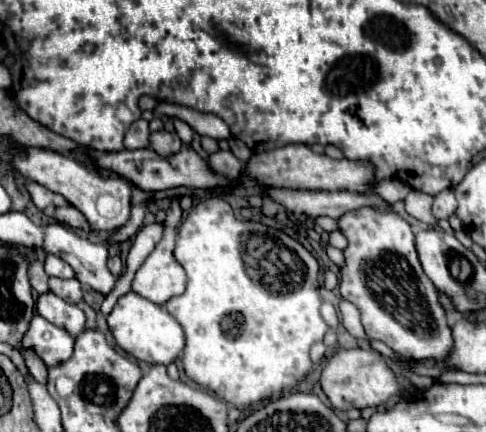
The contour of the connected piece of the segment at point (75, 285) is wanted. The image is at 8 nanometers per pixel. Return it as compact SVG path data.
M50 278L50 290L64 298L66 302L70 304L78 304L82 302L82 288L80 288L80 282L78 280L62 280L62 278Z

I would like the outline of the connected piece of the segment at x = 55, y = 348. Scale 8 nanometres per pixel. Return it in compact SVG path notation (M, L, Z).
M40 314L30 320L24 338L18 342L18 350L22 354L34 352L48 368L66 362L72 356L72 346L74 338L68 336L62 328L50 324Z

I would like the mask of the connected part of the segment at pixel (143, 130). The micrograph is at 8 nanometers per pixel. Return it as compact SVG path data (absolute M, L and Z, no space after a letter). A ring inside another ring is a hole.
M144 118L136 120L126 136L124 136L124 148L126 150L138 150L138 148L148 148L148 138L150 138L150 128L148 128L148 122Z

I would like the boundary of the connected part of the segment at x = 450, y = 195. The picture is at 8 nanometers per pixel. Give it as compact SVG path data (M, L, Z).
M442 190L438 196L434 196L434 204L432 204L432 214L436 220L442 218L450 218L456 210L456 196L452 190Z

